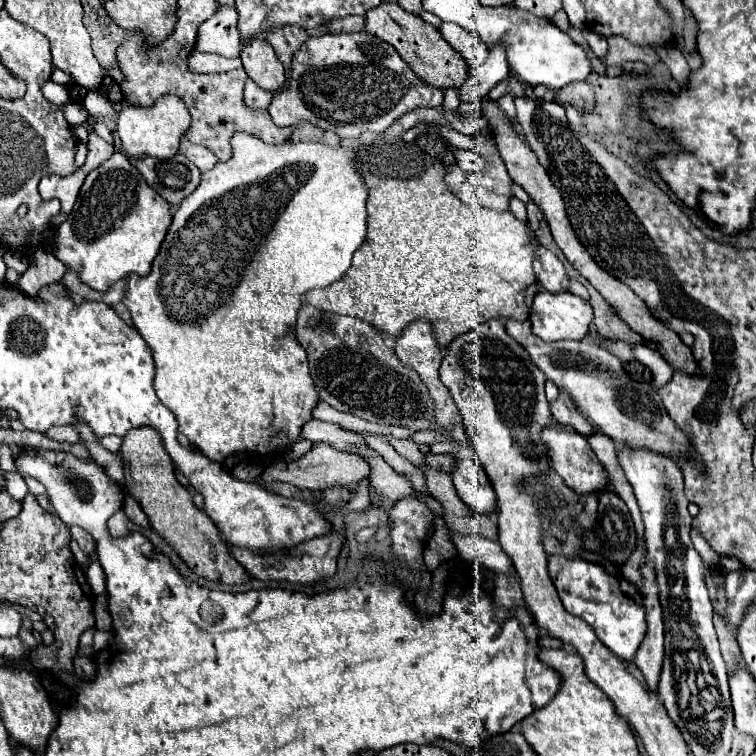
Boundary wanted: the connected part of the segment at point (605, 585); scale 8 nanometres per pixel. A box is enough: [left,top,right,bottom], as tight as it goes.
[548,558,646,662]

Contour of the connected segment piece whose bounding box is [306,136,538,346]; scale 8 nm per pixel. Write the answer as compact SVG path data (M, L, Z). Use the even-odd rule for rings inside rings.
M376 136L370 144L358 148L356 164L370 190L366 202L368 234L342 280L306 294L306 300L312 306L356 316L390 336L398 336L410 322L426 318L434 324L434 334L440 346L450 344L458 334L470 332L484 320L526 320L530 316L524 296L528 286L538 284L532 266L538 240L528 232L528 222L518 220L510 210L496 212L490 208L468 208L468 204L460 204L460 198L448 188L448 184L444 184L448 172L446 166L422 152L414 142L404 142L394 136Z

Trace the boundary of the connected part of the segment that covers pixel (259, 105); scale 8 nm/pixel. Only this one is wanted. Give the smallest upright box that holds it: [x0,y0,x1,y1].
[244,78,272,110]

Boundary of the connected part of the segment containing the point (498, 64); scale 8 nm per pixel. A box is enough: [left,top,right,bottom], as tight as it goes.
[460,50,508,102]

